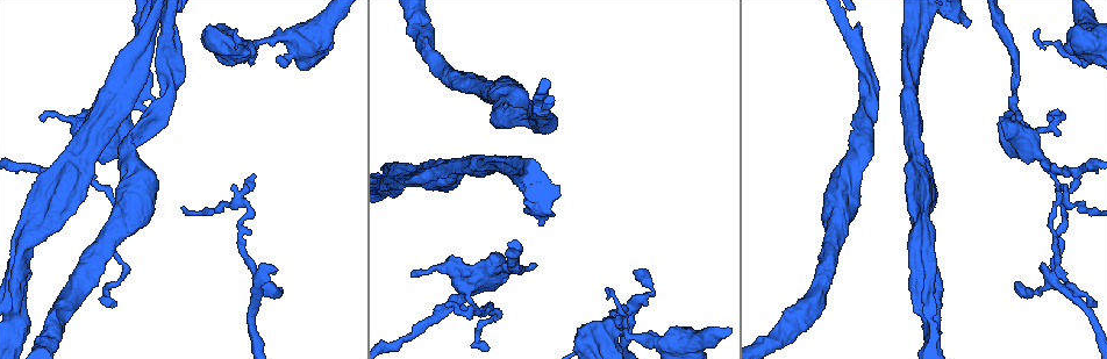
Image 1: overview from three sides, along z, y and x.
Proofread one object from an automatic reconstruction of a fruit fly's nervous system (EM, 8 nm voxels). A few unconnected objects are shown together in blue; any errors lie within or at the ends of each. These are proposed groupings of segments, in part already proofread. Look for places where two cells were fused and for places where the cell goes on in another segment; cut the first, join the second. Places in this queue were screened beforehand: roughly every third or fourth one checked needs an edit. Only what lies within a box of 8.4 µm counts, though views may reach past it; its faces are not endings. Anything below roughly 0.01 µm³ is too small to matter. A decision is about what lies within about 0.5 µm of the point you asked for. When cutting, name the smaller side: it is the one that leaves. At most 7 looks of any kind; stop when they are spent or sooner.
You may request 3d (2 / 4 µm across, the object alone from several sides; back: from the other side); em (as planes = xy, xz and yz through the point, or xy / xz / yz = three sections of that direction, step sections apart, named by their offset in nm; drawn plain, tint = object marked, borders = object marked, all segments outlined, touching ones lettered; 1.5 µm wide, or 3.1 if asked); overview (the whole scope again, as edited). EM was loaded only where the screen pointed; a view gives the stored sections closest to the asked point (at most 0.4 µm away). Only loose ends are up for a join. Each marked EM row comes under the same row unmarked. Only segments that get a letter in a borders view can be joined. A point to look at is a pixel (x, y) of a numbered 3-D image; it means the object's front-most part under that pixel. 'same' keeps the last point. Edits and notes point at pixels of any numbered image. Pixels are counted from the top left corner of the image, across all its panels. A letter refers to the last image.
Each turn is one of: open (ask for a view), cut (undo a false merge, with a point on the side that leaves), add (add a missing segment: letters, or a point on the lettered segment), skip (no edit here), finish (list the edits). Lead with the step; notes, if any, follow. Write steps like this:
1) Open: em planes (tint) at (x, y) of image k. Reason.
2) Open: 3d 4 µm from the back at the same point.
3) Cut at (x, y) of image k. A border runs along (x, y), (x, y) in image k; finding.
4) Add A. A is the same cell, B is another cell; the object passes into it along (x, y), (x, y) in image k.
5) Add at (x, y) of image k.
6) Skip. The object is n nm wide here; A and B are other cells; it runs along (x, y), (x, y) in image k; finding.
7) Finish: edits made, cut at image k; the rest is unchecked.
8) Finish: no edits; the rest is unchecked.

Open: 3d 2 µm at (1052, 283) of image 1. Sharp bend.

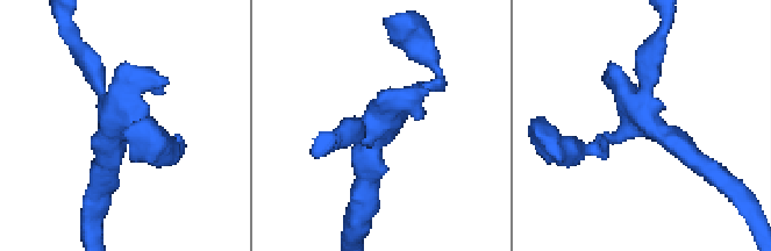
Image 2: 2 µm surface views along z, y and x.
Open: em planes (tint) at (129, 120) of image 2. 3 arms meet here.

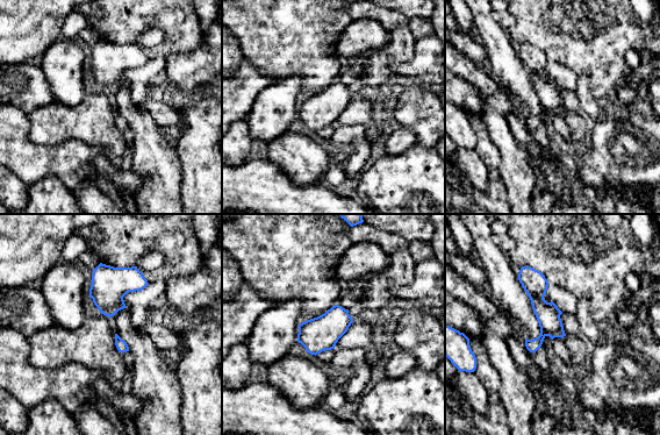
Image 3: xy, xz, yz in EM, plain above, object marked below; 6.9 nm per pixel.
Open: em planes (borders) at the same point. See the neighbours.

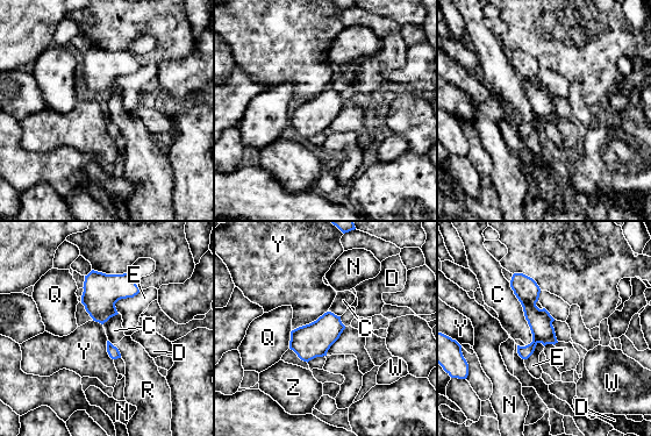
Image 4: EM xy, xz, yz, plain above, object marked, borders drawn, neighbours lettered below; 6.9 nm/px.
Skip. The longest contact is with C, 460 nm; C, D, E, N, Q, R, W, Y and Z are other cells; a border runs along (328, 311), (315, 320), (292, 330) in image 4; continuous, no second cell.

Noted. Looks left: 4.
Open: 3d 4 µm from the back at (533, 266) of image 1.

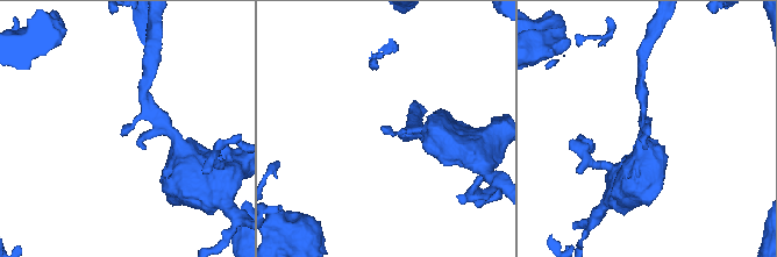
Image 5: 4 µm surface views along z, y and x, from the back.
Open: em planes (borders) at (380, 127) of image 5.

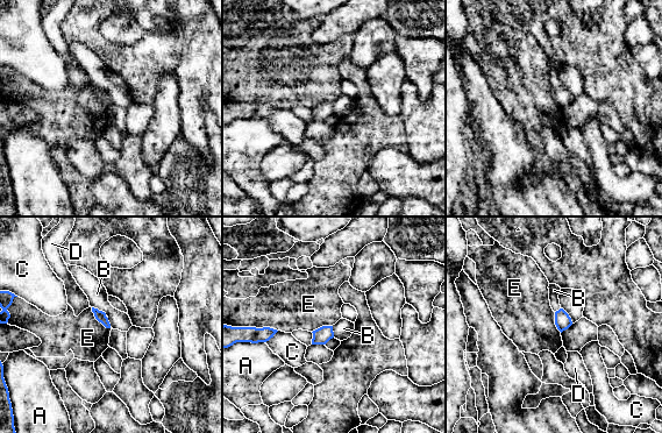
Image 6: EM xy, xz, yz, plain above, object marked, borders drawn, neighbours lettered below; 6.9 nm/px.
Skip. A, B, C, D and E are other cells; a border runs along (92, 306), (106, 314) in image 6; no lettered segment goes on from it.

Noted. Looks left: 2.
Finish: no edits; the rest is unchecked.

